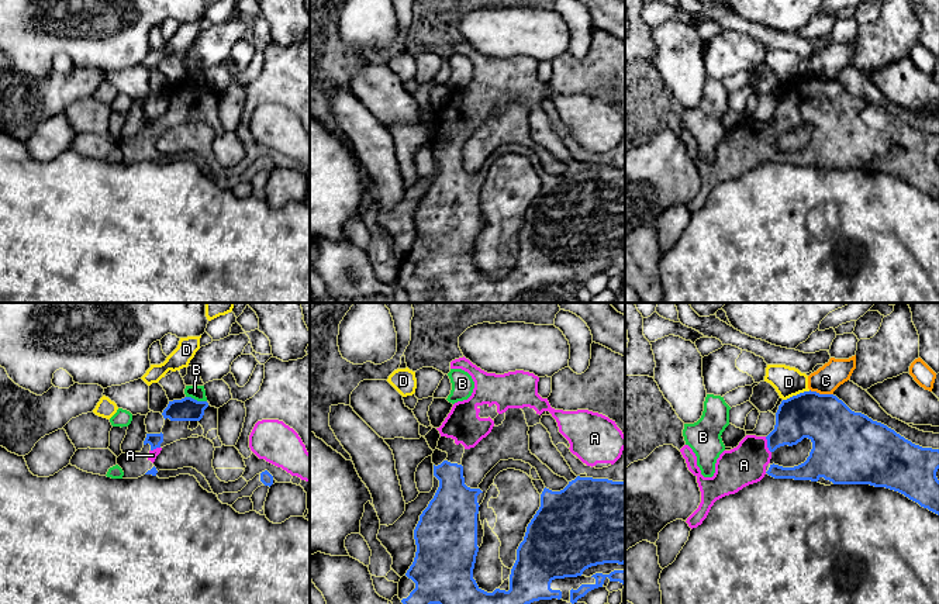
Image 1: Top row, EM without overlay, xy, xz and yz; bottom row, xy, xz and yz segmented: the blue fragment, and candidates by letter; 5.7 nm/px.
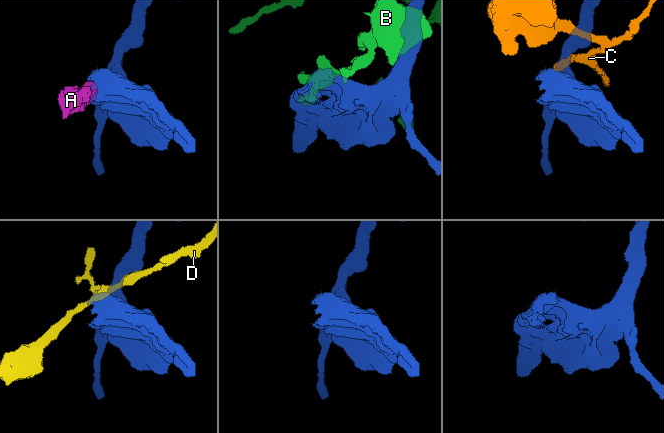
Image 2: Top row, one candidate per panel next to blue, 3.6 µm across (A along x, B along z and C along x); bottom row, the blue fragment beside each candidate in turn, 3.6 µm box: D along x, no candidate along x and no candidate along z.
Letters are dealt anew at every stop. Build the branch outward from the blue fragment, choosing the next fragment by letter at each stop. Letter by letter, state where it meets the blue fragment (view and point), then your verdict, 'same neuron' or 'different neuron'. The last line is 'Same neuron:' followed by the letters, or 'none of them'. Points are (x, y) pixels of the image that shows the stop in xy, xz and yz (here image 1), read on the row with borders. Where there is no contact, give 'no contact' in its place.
A: yz (767, 445) | same neuron
B: xy (196, 400) | different neuron
C: yz (821, 394) | different neuron
D: yz (797, 394) | different neuron
Same neuron: A

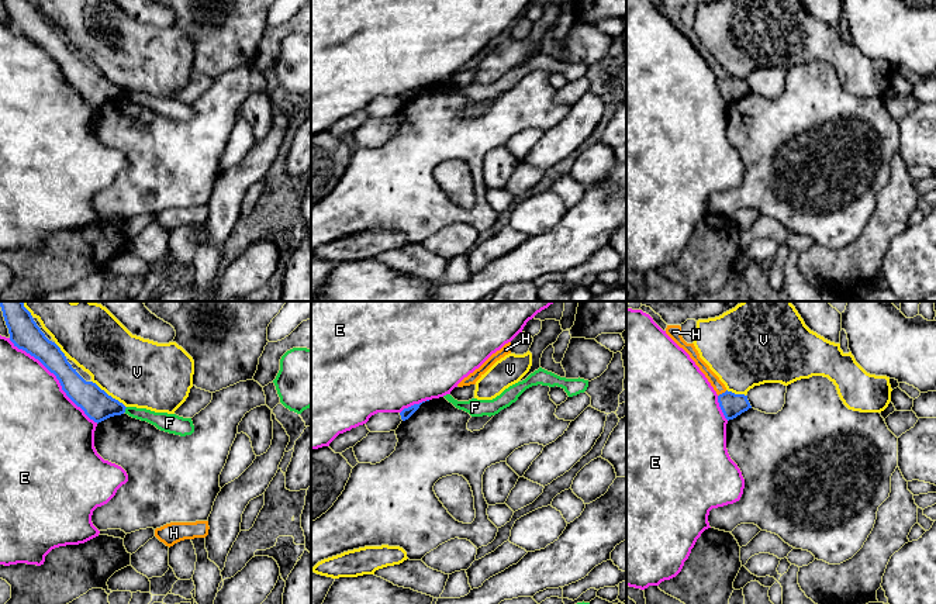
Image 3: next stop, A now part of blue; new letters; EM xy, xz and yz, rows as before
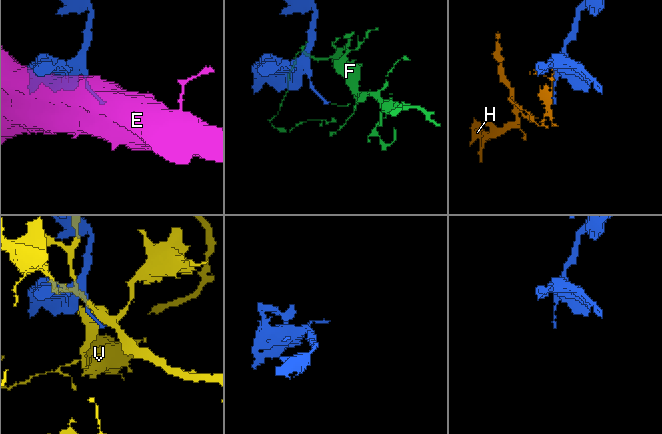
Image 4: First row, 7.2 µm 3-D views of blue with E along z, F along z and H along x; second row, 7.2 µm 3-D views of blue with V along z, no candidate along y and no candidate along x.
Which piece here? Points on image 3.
E: xy (57, 378) | different neuron
F: xy (124, 410) | different neuron
H: yz (722, 393) | different neuron
V: xy (107, 394) | different neuron
Same neuron: none of them

